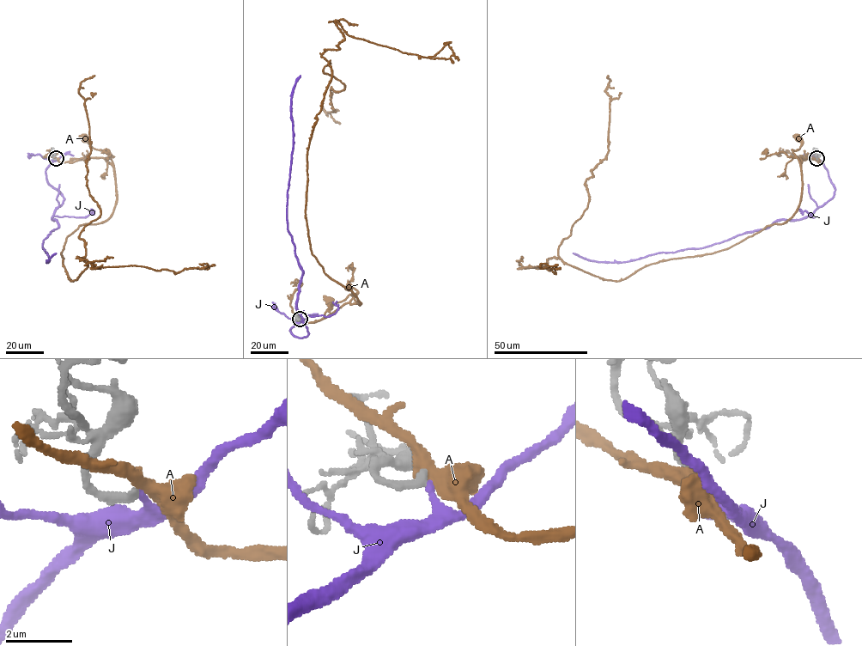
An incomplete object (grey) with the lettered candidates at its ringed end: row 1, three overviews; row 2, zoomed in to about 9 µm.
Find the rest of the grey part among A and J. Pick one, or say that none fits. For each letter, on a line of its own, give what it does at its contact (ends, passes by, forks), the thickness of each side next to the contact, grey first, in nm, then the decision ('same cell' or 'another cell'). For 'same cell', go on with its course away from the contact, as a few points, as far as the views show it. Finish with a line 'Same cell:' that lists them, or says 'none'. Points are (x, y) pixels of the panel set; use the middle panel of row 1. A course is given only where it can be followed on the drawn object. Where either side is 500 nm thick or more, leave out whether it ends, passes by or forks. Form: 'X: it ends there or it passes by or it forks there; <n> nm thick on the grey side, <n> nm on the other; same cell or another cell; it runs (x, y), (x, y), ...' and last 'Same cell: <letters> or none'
A: it passes by; 240 nm thick on the grey side, 460 nm on the other; another cell
J: it ends there; 280 nm thick on the grey side, 200 nm on the other; another cell
Same cell: none

